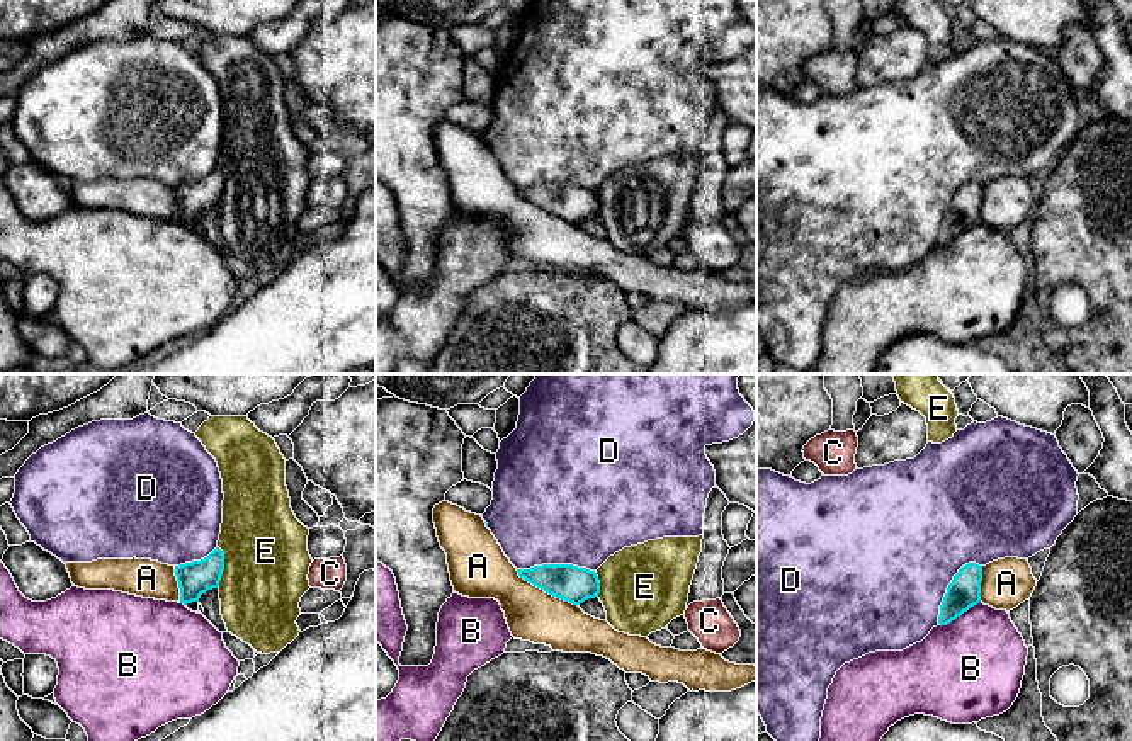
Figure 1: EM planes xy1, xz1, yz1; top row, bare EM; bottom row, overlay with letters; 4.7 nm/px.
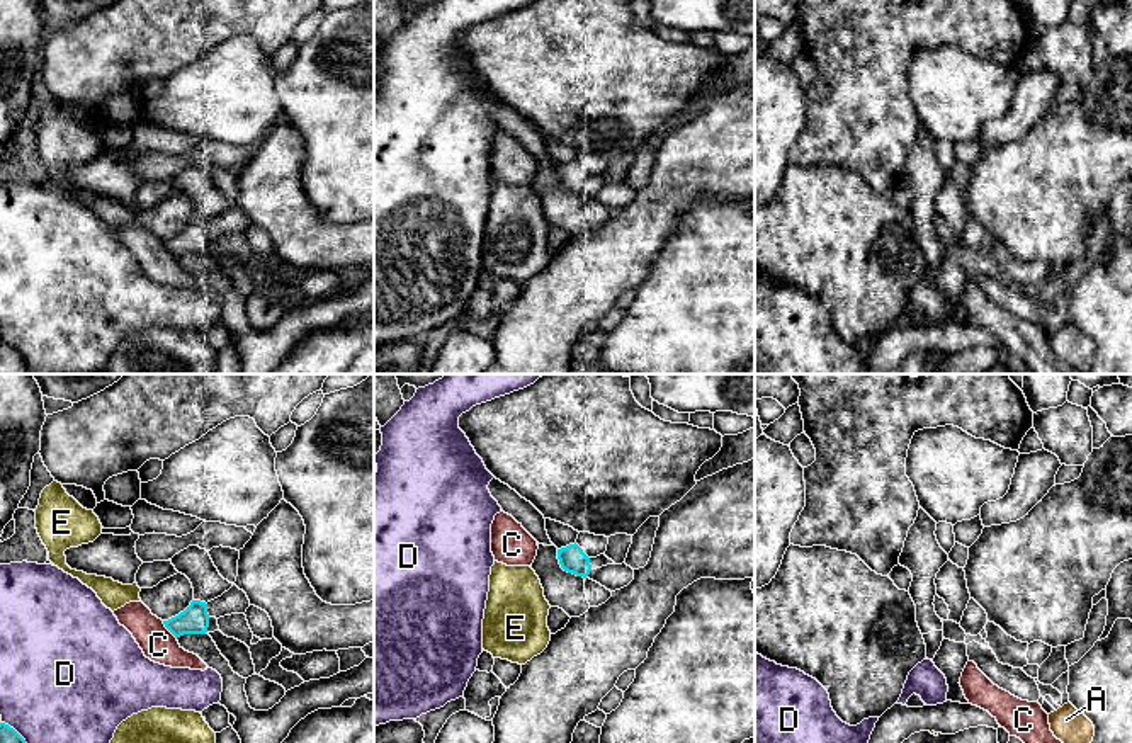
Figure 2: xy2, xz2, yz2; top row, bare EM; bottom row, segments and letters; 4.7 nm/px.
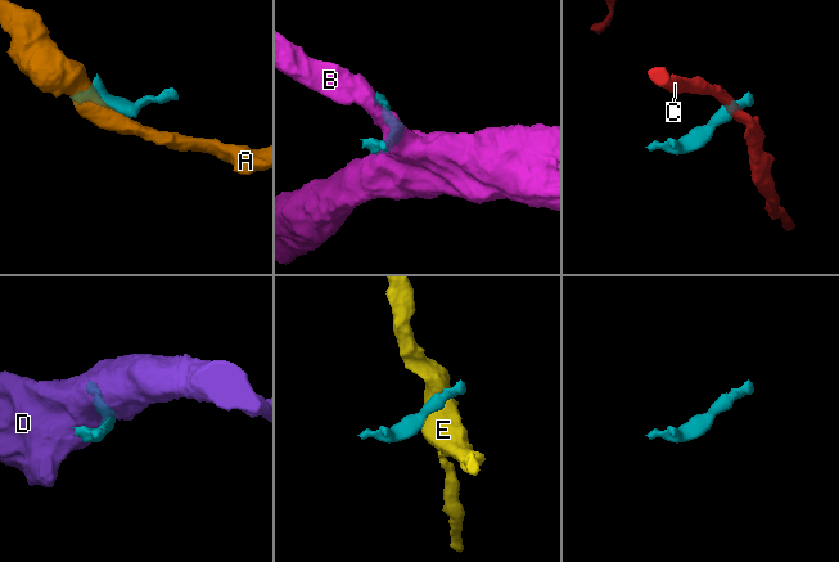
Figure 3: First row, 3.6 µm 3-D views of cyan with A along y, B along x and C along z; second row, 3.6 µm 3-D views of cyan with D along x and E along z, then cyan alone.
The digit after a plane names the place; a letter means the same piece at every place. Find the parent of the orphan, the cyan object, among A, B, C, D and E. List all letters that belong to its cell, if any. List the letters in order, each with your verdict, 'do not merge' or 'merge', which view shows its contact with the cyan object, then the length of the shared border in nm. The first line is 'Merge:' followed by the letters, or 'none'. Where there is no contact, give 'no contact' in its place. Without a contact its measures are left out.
Merge: none
A: do not merge; meets cyan in xz1; contact 340 nm long
B: do not merge; meets cyan in yz1; contact 240 nm long
C: do not merge; meets cyan in xy2; contact 110 nm long
D: do not merge; meets cyan in xz1; contact 360 nm long
E: do not merge; meets cyan in xy1; contact 200 nm long

